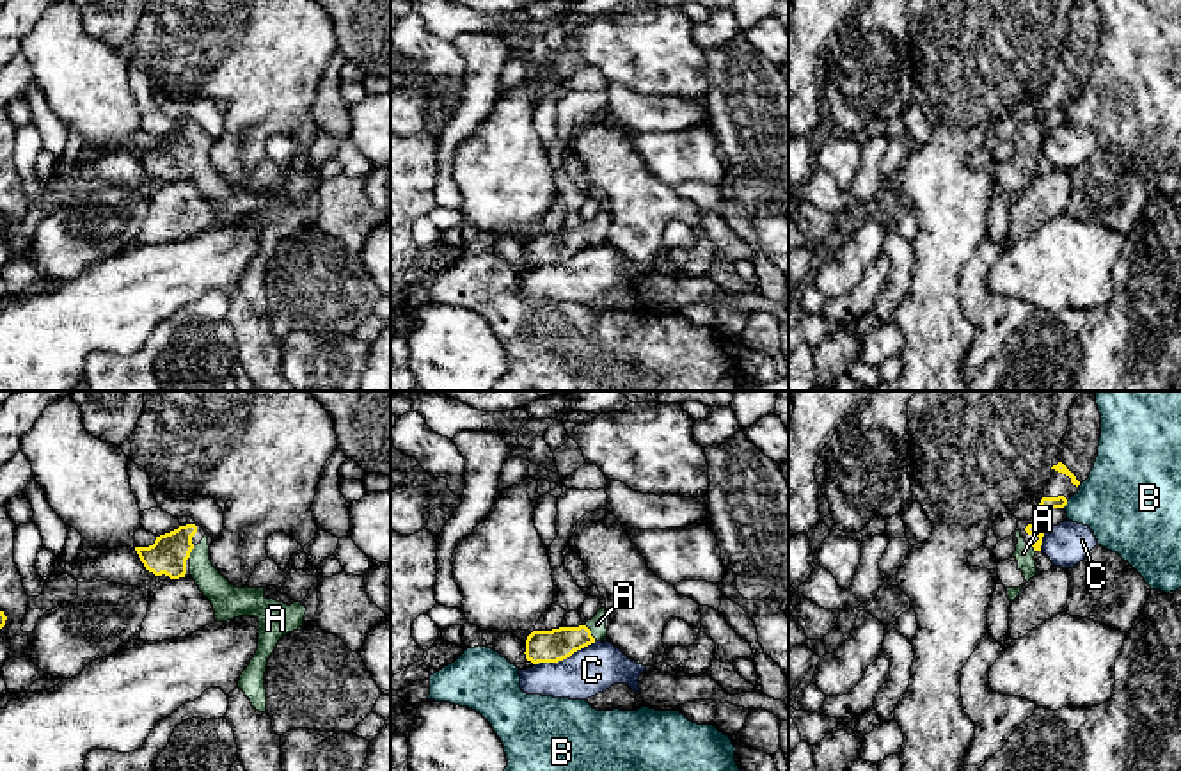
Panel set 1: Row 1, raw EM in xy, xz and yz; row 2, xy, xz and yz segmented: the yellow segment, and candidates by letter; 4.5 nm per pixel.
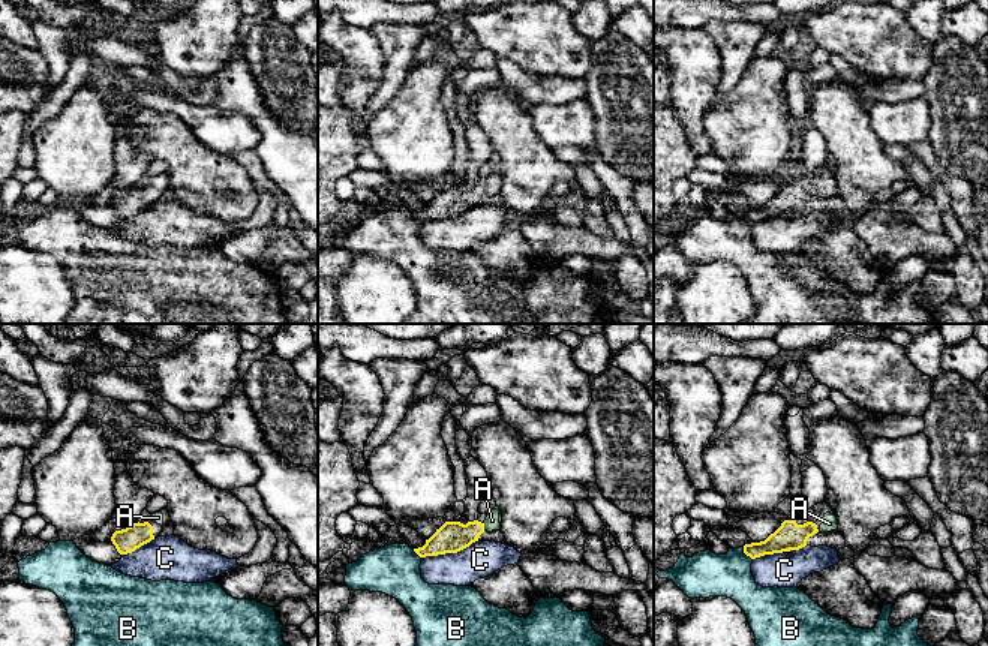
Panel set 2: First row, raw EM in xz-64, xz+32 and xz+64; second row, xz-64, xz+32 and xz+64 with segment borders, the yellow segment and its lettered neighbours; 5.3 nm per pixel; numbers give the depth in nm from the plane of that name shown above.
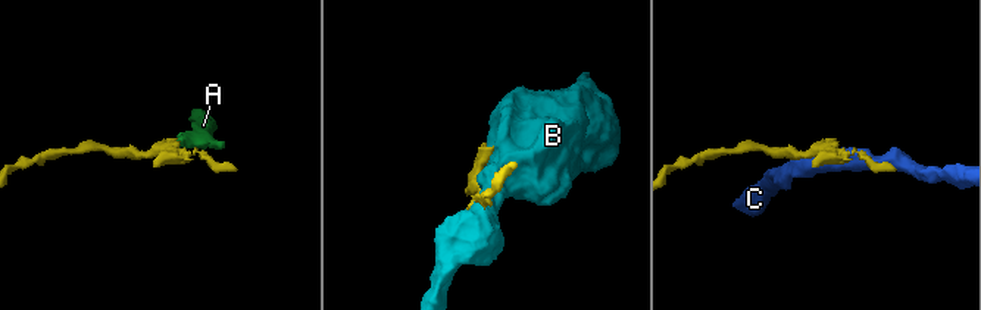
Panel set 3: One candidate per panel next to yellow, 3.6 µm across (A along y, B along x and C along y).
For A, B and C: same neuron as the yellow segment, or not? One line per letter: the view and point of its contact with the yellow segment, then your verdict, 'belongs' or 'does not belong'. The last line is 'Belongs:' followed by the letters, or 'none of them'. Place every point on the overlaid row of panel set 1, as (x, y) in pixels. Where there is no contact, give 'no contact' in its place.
A: xz (590, 631) | belongs
B: yz (1064, 505) | does not belong
C: xz (565, 658) | does not belong
Belongs: A

